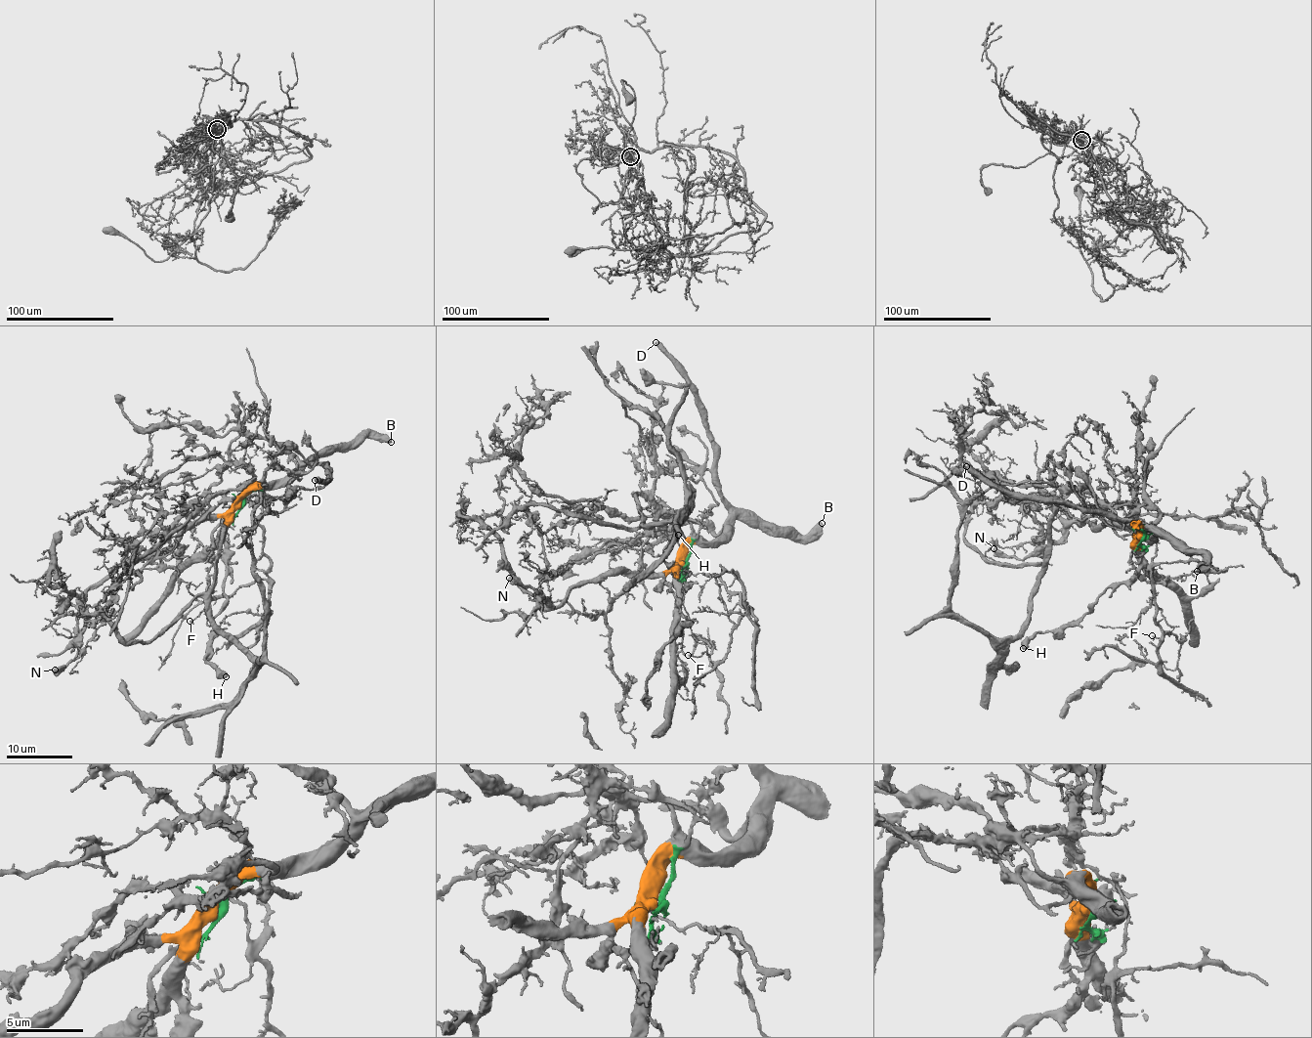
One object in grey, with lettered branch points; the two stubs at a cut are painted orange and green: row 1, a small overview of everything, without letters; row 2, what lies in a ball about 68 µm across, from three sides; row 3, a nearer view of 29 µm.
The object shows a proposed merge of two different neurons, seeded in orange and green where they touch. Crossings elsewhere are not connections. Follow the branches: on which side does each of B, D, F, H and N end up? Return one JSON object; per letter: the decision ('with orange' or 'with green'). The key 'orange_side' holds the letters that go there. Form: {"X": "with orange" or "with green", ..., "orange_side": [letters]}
{"B": "with orange", "D": "with orange", "F": "with green", "H": "with orange", "N": "with orange", "orange_side": ["B", "D", "H", "N"]}

